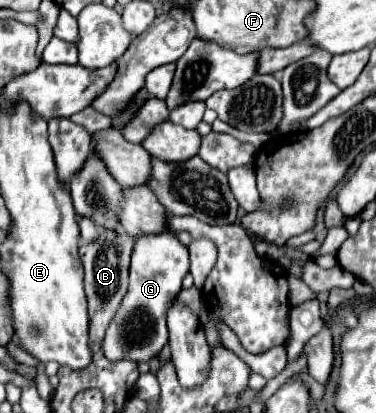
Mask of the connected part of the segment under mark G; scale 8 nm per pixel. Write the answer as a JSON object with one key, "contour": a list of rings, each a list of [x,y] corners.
{"contour":[[[173,232],[143,236],[135,242],[129,264],[129,290],[111,320],[105,338],[103,354],[111,362],[131,360],[149,362],[167,344],[167,312],[181,290],[181,280],[189,272],[189,252]]]}

